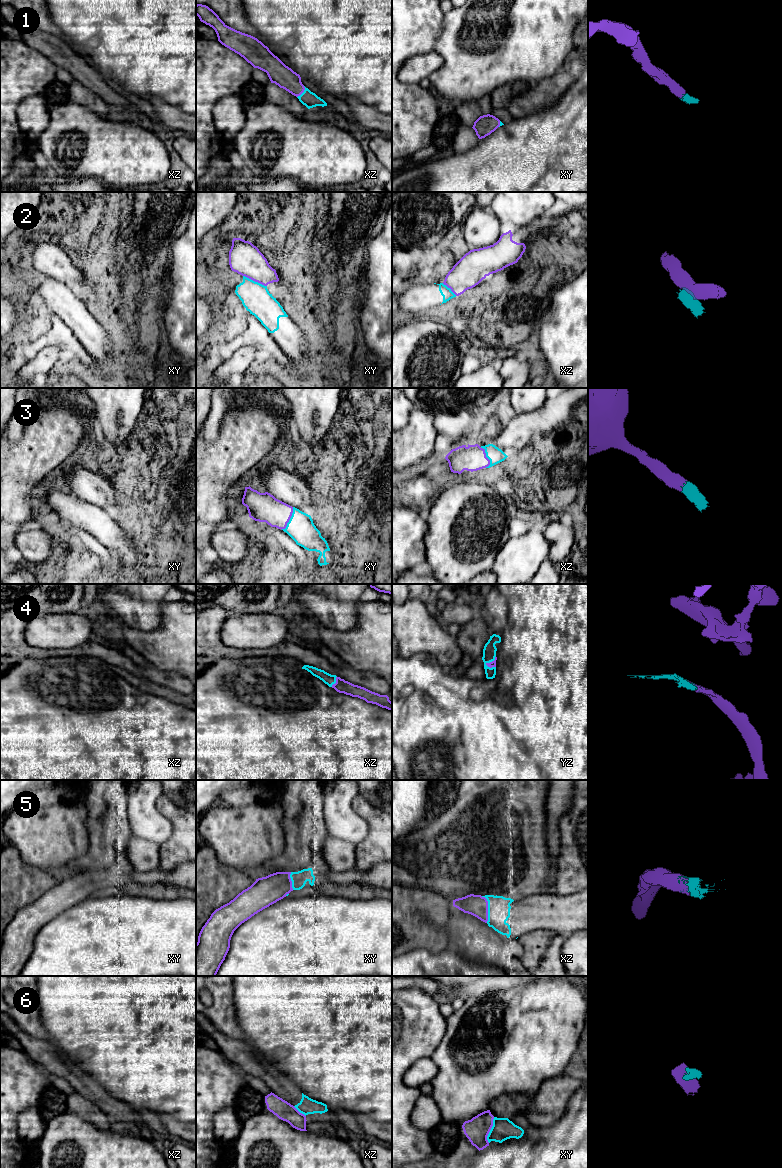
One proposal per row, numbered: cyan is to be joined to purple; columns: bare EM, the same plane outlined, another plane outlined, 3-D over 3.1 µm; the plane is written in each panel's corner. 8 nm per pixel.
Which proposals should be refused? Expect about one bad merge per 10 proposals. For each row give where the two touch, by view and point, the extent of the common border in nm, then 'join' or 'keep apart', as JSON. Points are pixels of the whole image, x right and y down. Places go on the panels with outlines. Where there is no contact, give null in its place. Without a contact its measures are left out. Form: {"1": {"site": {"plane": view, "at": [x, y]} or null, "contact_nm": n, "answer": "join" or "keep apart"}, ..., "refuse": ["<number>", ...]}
{"1": {"site": {"plane": "xz", "at": [302, 92]}, "contact_nm": 110, "answer": "join"}, "2": {"site": {"plane": "xy", "at": [255, 281]}, "contact_nm": 220, "answer": "keep apart"}, "3": {"site": {"plane": "xy", "at": [289, 519]}, "contact_nm": 200, "answer": "join"}, "4": {"site": {"plane": "xz", "at": [336, 681]}, "contact_nm": 100, "answer": "join"}, "5": {"site": {"plane": "xz", "at": [487, 908]}, "contact_nm": 220, "answer": "join"}, "6": {"site": {"plane": "xy", "at": [490, 1129]}, "contact_nm": 220, "answer": "keep apart"}, "refuse": ["2", "6"]}

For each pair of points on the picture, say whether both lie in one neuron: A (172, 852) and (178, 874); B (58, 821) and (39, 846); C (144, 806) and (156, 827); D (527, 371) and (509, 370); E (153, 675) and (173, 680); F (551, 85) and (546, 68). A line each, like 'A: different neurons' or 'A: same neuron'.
A: different neurons
B: same neuron
C: same neuron
D: same neuron
E: same neuron
F: different neurons

